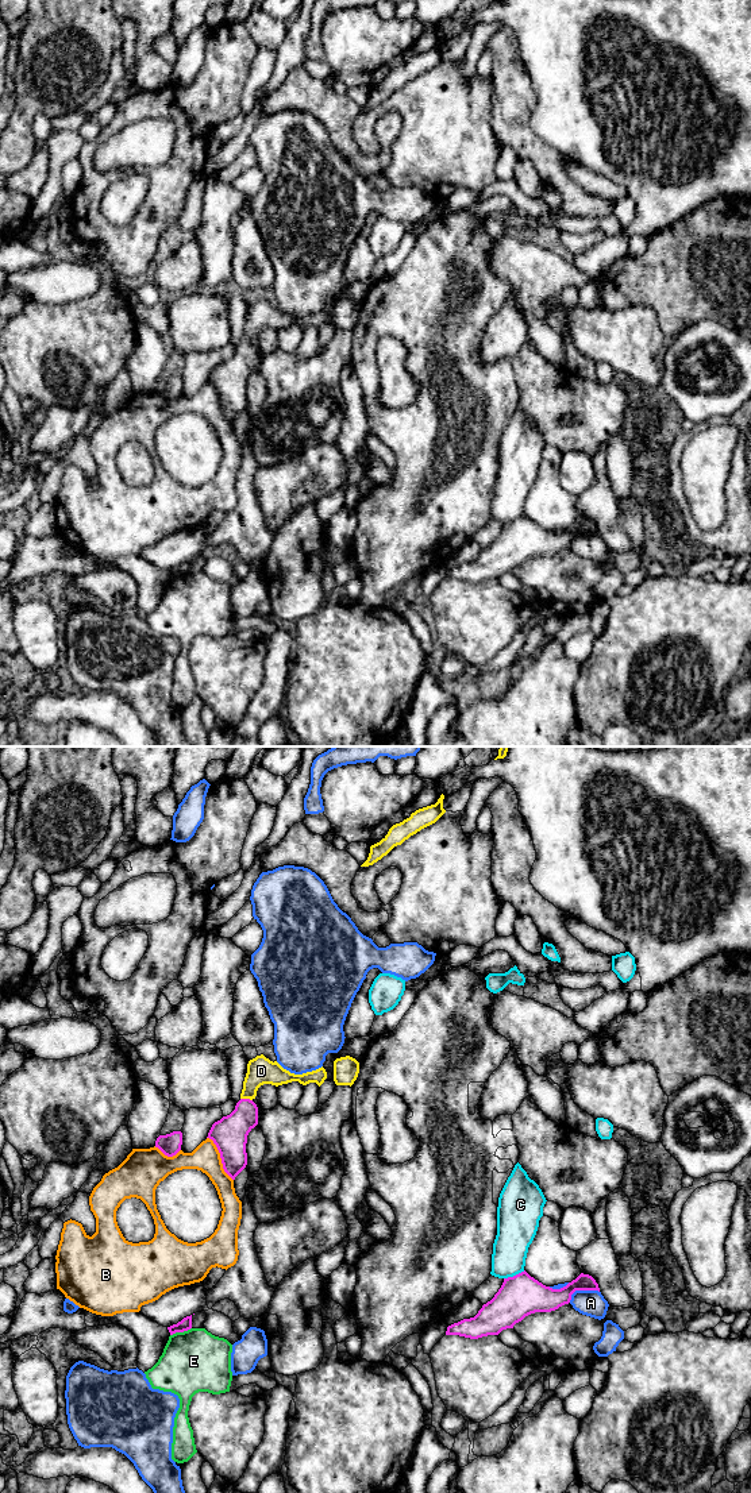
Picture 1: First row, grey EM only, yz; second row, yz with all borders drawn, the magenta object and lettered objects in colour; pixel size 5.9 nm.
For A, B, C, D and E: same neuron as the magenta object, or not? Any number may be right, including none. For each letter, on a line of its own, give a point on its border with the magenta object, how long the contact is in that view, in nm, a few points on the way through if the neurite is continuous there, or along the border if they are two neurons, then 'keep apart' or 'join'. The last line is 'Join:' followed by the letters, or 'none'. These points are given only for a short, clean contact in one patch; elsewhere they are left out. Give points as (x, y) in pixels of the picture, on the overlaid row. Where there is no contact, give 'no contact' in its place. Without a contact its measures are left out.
A: contact yz (581, 1289); length 200 nm; keep apart
B: contact yz (220, 1157); length 300 nm; keep apart
C: contact yz (513, 1276); length 140 nm; keep apart
D: contact yz (246, 1099); length 70 nm; way yz (230, 1134), (246, 1114), (246, 1099), (250, 1084), (261, 1071); join
E: contact yz (180, 1331); length 140 nm; keep apart
Join: D

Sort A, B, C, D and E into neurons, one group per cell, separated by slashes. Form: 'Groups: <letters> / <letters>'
Groups: A / B / C / D / E

